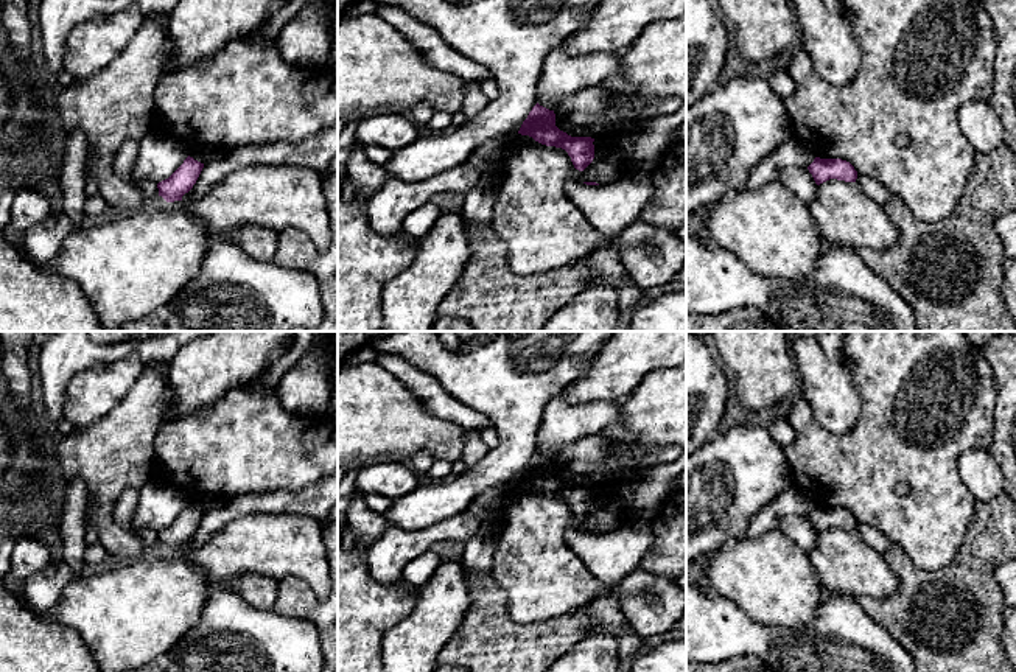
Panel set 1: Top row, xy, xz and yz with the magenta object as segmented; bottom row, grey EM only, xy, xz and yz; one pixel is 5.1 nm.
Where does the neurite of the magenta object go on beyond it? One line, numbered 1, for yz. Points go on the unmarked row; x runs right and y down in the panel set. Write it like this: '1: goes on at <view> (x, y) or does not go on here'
1: does not go on here

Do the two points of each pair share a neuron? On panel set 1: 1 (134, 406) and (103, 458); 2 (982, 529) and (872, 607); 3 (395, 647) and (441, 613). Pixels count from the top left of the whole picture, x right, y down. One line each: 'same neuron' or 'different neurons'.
1: same neuron
2: same neuron
3: same neuron

